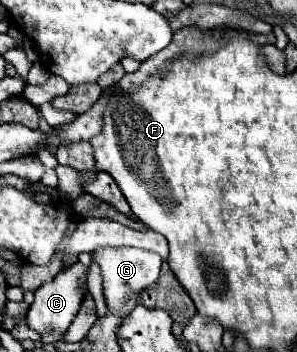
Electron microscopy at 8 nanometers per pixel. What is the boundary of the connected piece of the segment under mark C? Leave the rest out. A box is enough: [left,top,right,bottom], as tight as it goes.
[27,261,87,335]

